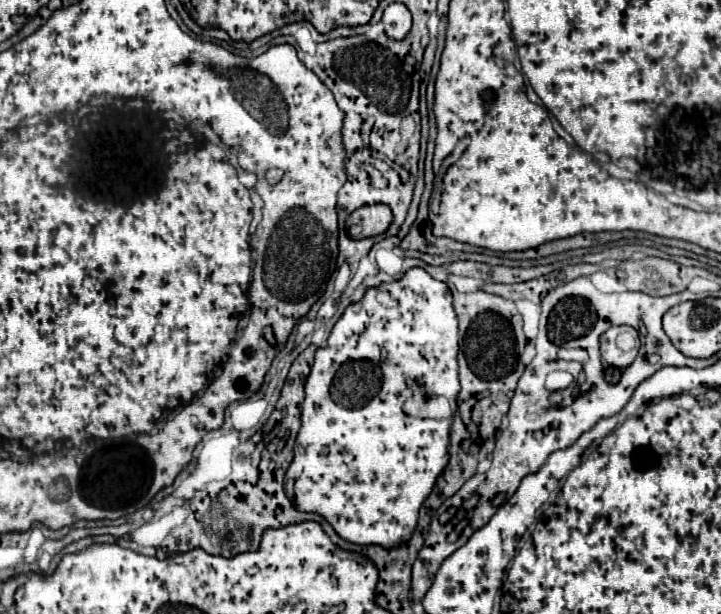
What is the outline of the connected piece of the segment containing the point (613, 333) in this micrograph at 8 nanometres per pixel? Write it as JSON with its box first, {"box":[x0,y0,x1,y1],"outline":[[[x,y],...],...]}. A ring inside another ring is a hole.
{"box":[601,326,639,368],"outline":[[[613,326],[609,328],[603,336],[601,336],[601,356],[609,366],[617,366],[617,368],[627,368],[633,364],[637,350],[639,350],[639,338],[637,338],[637,330],[631,326]],[[629,336],[633,338],[633,346],[631,348],[623,348],[621,346],[621,338]]]}

